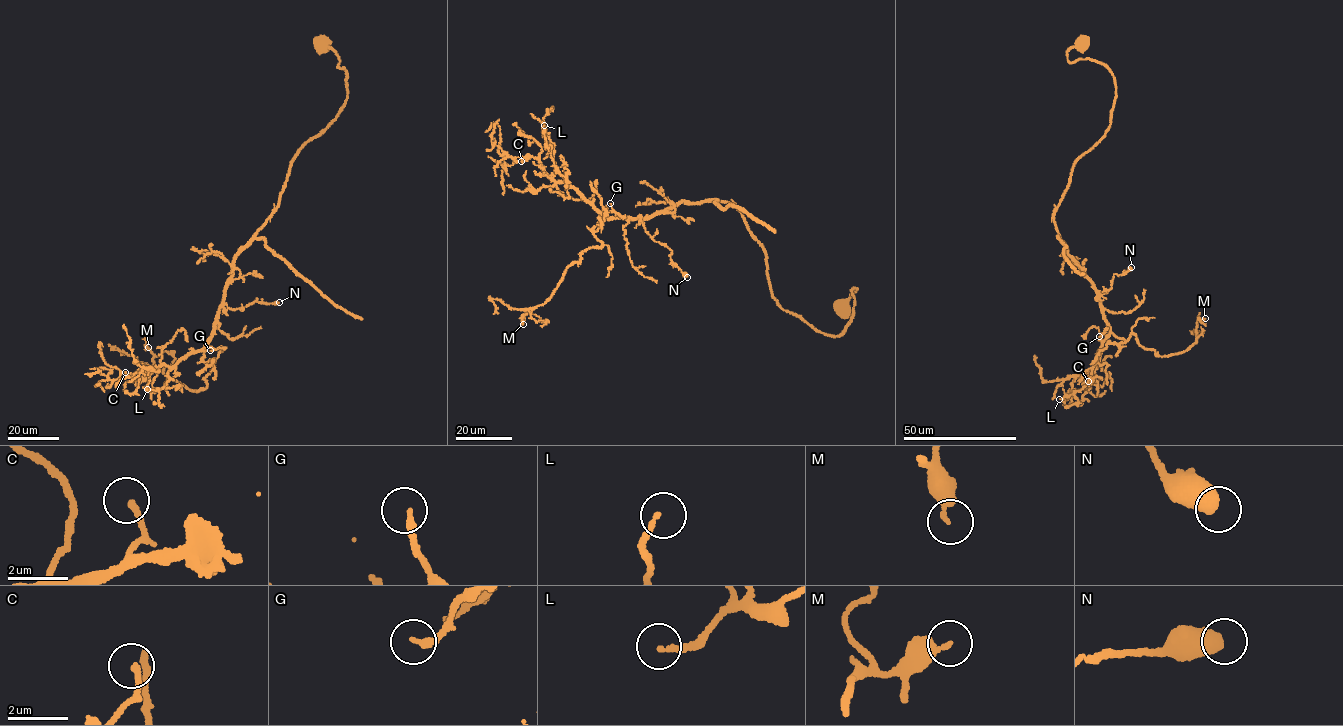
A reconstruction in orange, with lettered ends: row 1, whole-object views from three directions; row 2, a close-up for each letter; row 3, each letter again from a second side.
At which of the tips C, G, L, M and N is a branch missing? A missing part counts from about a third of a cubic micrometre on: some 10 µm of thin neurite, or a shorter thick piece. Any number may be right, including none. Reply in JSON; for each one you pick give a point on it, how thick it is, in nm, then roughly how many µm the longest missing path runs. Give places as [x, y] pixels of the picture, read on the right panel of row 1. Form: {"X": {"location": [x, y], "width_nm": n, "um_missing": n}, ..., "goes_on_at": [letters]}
{"C": {"location": [1088, 381], "width_nm": 190, "um_missing": 10}, "goes_on_at": ["C"]}

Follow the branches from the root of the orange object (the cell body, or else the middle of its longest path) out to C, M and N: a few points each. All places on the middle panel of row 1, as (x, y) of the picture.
C: (843, 308), (855, 287), (852, 318), (835, 336), (780, 306), (732, 203), (608, 217), (537, 158), (521, 161)
M: (843, 308), (855, 287), (835, 336), (786, 311), (738, 209), (683, 201), (599, 222), (602, 246), (523, 324)
N: (843, 308), (855, 287), (835, 336), (780, 306), (729, 202), (643, 220), (687, 277)

